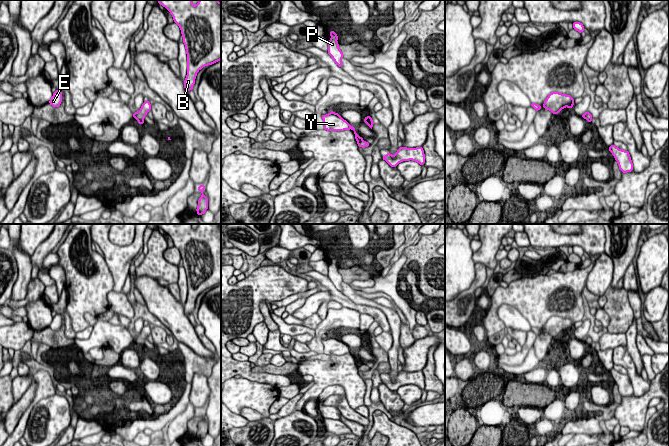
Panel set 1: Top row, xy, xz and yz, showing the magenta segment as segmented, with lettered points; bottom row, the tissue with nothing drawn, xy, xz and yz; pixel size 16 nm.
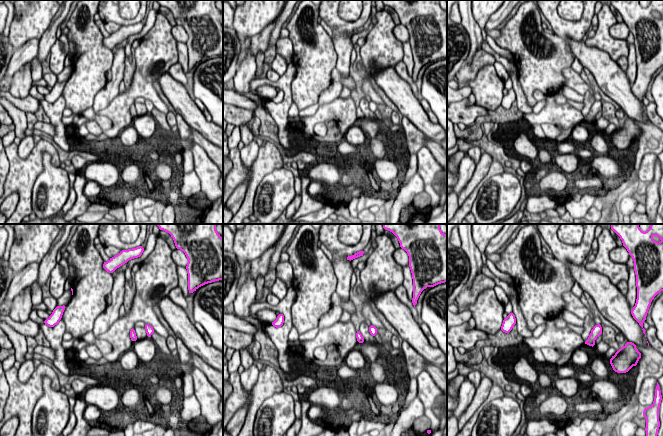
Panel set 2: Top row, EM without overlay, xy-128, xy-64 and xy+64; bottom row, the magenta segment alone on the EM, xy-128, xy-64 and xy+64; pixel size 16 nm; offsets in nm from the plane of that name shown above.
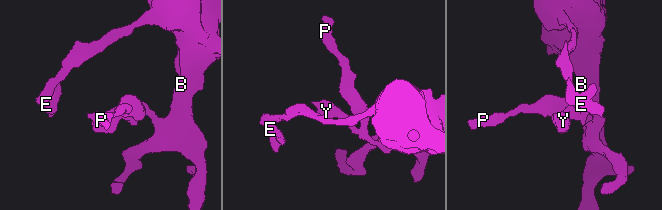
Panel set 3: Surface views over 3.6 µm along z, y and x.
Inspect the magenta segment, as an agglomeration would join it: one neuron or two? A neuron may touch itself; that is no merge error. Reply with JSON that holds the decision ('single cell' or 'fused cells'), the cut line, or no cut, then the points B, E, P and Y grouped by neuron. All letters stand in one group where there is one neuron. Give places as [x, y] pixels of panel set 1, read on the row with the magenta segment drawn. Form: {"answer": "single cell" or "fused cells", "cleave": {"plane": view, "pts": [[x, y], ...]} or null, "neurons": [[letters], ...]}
{"answer": "fused cells", "cleave": {"plane": "yz", "pts": [[588, 112], [586, 118]]}, "neurons": [["B", "E", "P"], ["Y"]]}

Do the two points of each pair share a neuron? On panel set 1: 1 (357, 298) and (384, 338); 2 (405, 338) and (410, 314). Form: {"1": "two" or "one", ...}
{"1": "two", "2": "two"}

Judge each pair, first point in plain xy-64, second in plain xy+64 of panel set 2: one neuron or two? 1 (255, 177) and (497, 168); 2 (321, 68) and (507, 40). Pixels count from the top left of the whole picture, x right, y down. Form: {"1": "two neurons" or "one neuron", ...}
{"1": "one neuron", "2": "one neuron"}

